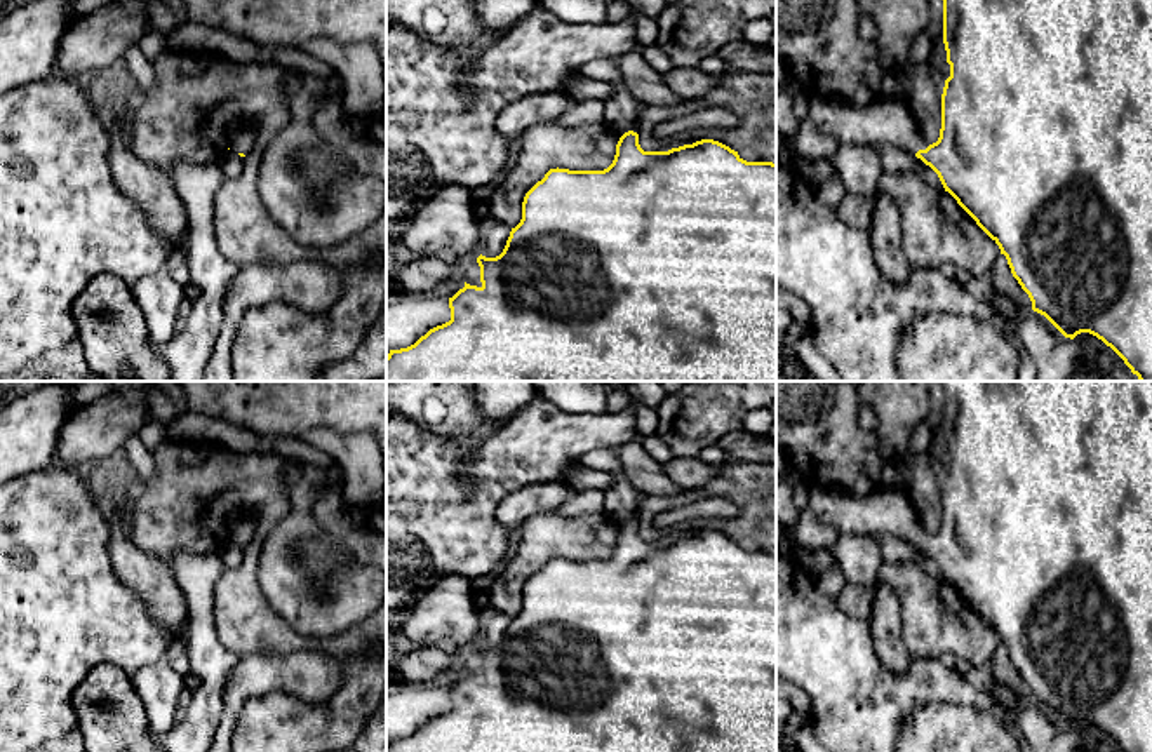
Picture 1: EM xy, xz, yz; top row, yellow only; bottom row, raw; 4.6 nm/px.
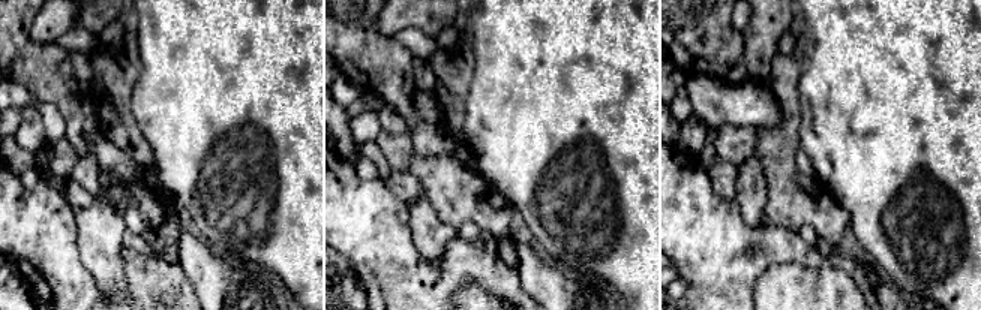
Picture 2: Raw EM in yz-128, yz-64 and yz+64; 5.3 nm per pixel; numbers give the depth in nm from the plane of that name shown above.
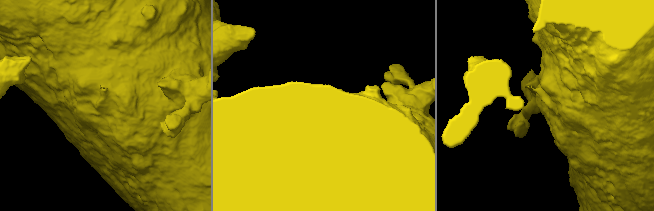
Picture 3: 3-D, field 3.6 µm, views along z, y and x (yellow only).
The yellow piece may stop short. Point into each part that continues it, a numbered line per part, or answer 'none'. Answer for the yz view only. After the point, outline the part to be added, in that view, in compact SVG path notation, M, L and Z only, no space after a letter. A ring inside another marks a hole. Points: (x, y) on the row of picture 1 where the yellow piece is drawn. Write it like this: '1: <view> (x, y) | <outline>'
1: yz (886, 120) | M809 97L809 117L814 127L841 144L879 146L893 144L908 153L926 150L929 144L905 101L879 97L858 108L839 97Z

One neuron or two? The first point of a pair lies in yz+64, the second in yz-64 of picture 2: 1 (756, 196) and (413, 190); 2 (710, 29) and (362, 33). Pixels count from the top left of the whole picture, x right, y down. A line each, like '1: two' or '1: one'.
1: two
2: one

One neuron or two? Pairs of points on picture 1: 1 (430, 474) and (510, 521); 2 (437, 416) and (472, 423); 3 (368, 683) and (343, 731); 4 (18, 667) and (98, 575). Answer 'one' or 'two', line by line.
1: two
2: one
3: one
4: one

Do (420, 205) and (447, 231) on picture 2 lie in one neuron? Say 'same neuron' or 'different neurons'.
same neuron

